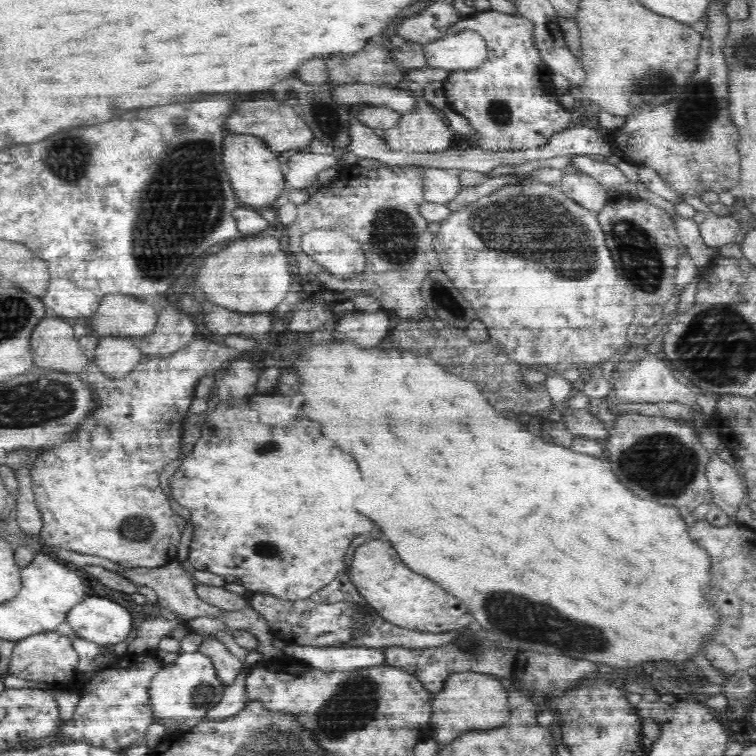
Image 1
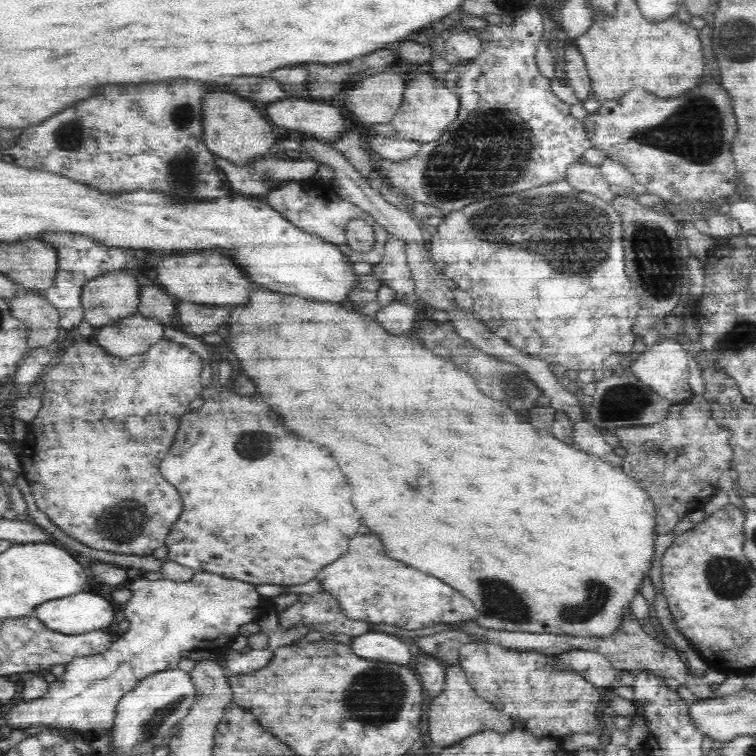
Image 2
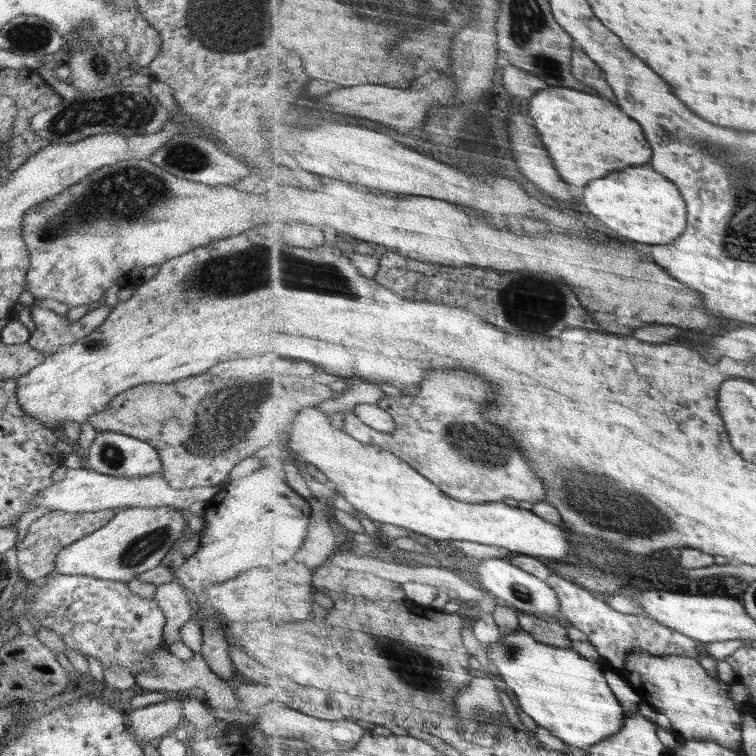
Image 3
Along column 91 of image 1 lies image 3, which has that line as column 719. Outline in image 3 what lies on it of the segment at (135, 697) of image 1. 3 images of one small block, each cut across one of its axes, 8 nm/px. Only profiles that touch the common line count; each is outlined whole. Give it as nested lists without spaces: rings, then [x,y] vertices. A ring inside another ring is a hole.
[[[634,652],[627,666],[619,673],[630,678],[636,692],[667,715],[673,730],[685,740],[714,740],[726,748],[744,753],[743,726],[746,712],[730,698],[730,684],[717,677],[712,678],[700,659],[691,656],[654,656],[648,652]]]

